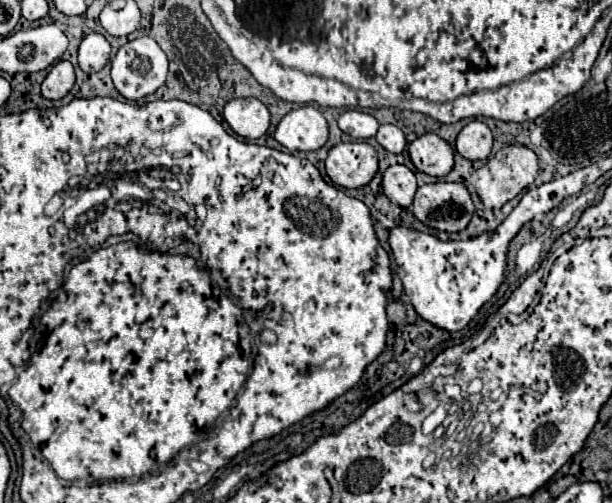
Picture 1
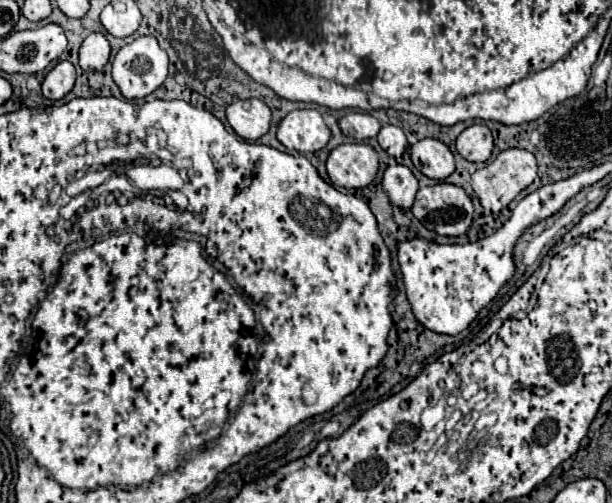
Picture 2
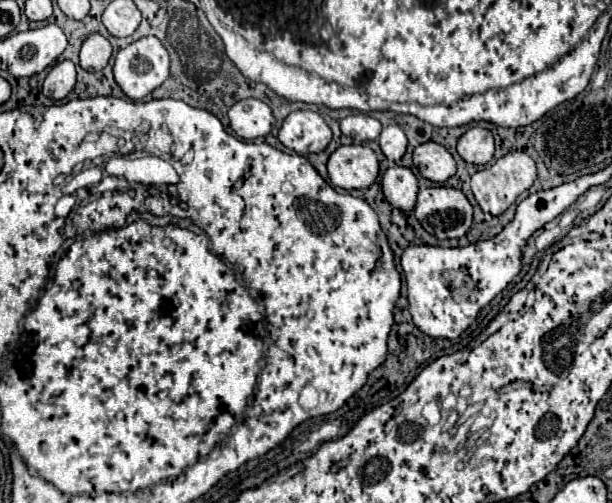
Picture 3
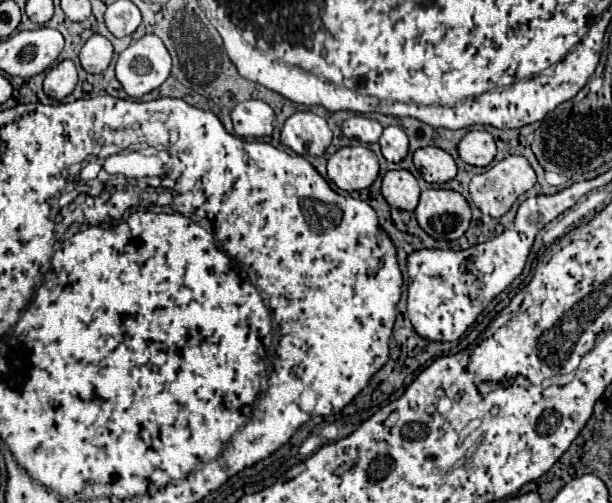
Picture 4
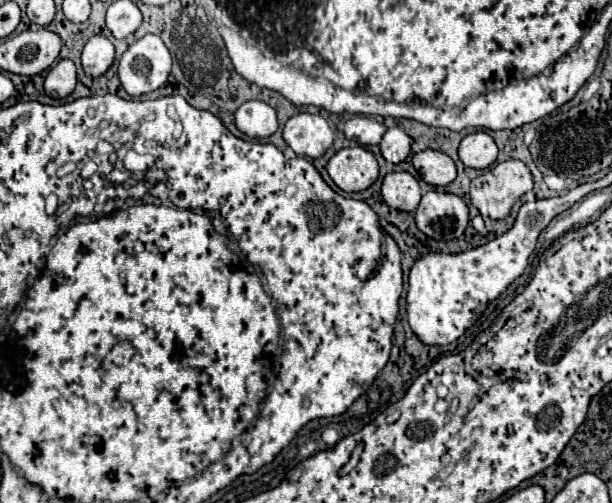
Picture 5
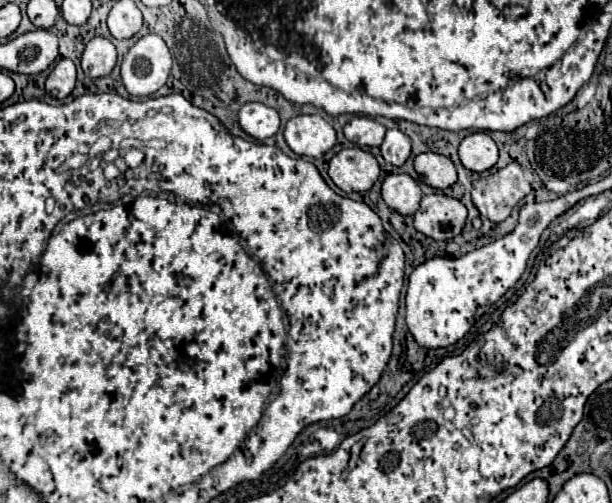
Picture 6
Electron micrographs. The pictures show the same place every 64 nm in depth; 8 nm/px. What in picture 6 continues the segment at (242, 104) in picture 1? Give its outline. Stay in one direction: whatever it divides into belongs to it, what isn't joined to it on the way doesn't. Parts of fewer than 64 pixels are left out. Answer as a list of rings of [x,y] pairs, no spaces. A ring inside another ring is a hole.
[[[250,102],[240,108],[240,126],[246,134],[250,134],[256,140],[266,140],[274,136],[280,128],[278,112],[266,104]]]

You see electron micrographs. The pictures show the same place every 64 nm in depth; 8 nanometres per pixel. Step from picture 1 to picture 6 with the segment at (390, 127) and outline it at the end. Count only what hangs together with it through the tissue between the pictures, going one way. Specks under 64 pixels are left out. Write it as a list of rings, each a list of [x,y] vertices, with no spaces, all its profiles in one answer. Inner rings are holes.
[[[398,128],[388,130],[380,150],[382,150],[382,156],[388,164],[402,166],[410,156],[410,138],[404,132],[400,132]]]

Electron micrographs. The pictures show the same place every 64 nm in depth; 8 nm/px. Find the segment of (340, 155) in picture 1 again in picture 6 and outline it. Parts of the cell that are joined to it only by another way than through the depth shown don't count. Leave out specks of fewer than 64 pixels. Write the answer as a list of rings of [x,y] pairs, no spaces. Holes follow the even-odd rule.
[[[344,148],[332,160],[328,174],[342,192],[366,192],[380,174],[376,158],[362,148]]]

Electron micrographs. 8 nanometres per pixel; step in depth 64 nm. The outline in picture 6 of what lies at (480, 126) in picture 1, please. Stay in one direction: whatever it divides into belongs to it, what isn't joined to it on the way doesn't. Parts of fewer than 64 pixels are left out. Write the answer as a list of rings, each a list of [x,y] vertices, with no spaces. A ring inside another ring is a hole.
[[[474,132],[460,144],[460,162],[472,172],[490,170],[498,162],[498,146],[486,132]]]

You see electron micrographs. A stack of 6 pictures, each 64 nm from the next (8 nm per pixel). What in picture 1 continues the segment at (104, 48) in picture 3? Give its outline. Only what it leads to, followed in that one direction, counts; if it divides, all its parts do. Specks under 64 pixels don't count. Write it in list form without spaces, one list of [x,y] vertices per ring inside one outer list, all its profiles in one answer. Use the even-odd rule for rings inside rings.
[[[88,34],[78,50],[78,64],[84,72],[100,72],[110,58],[110,44],[102,34]]]

